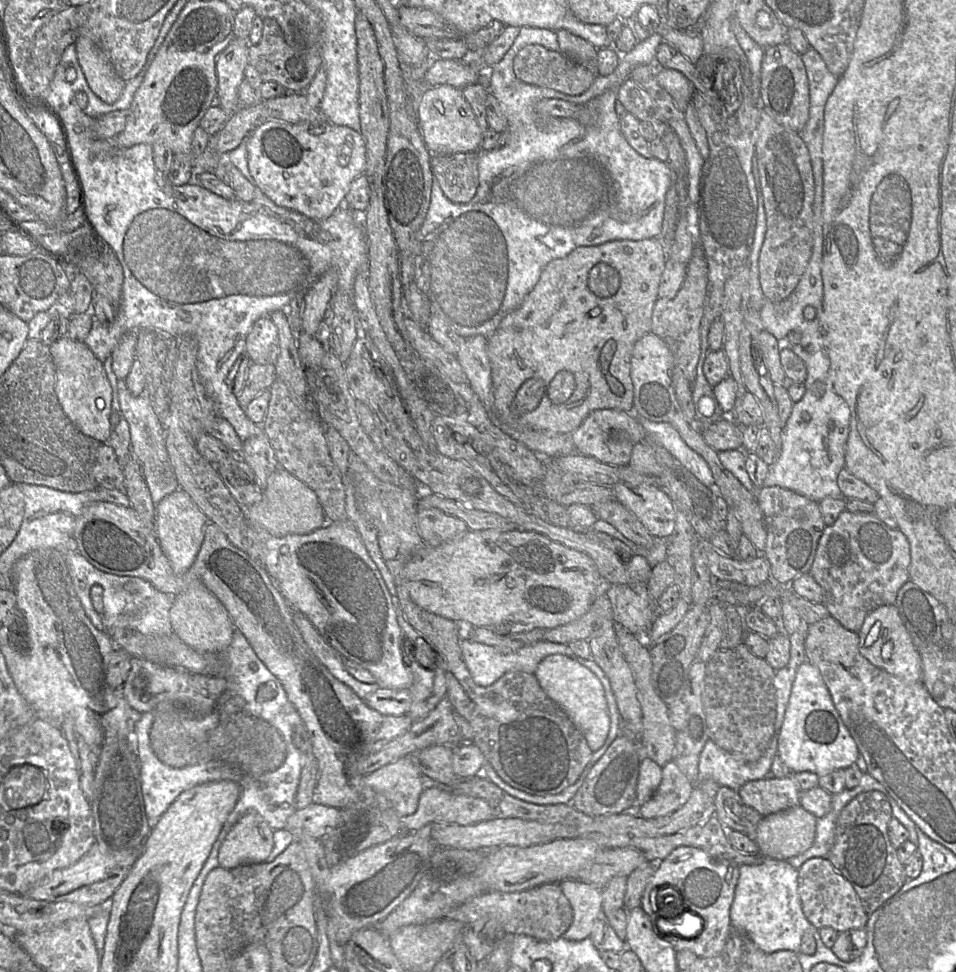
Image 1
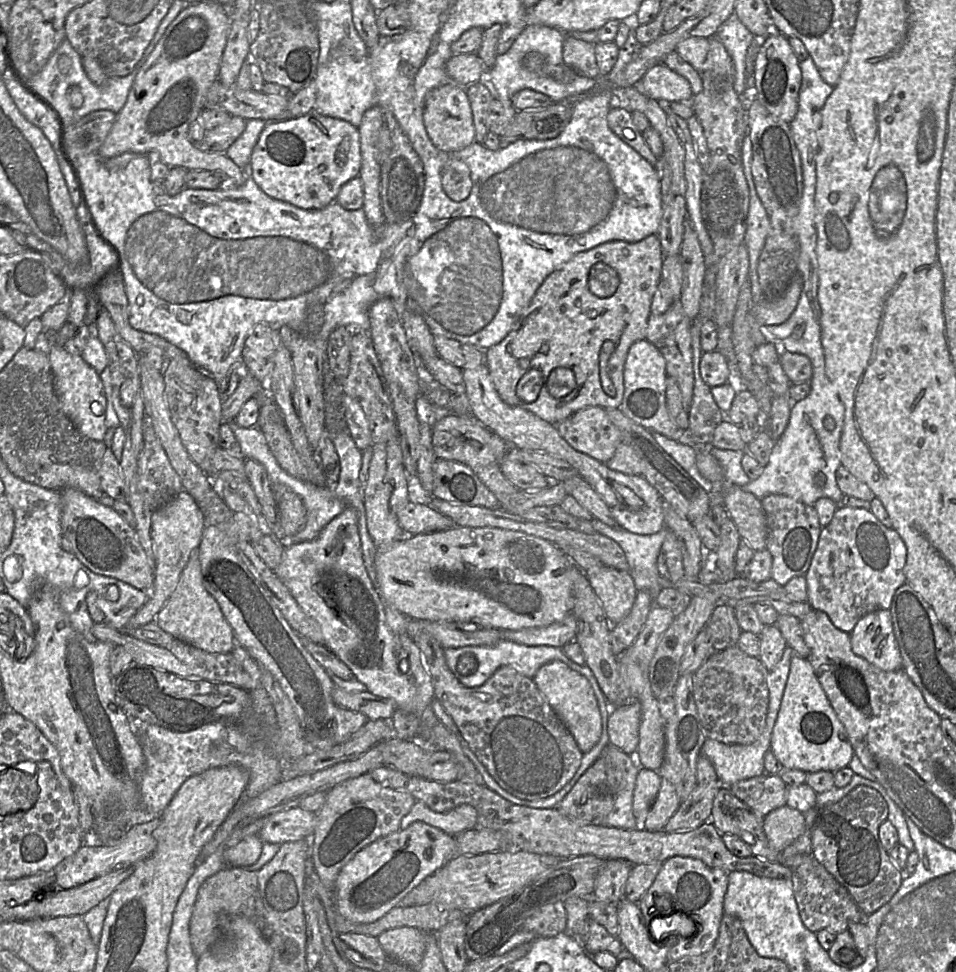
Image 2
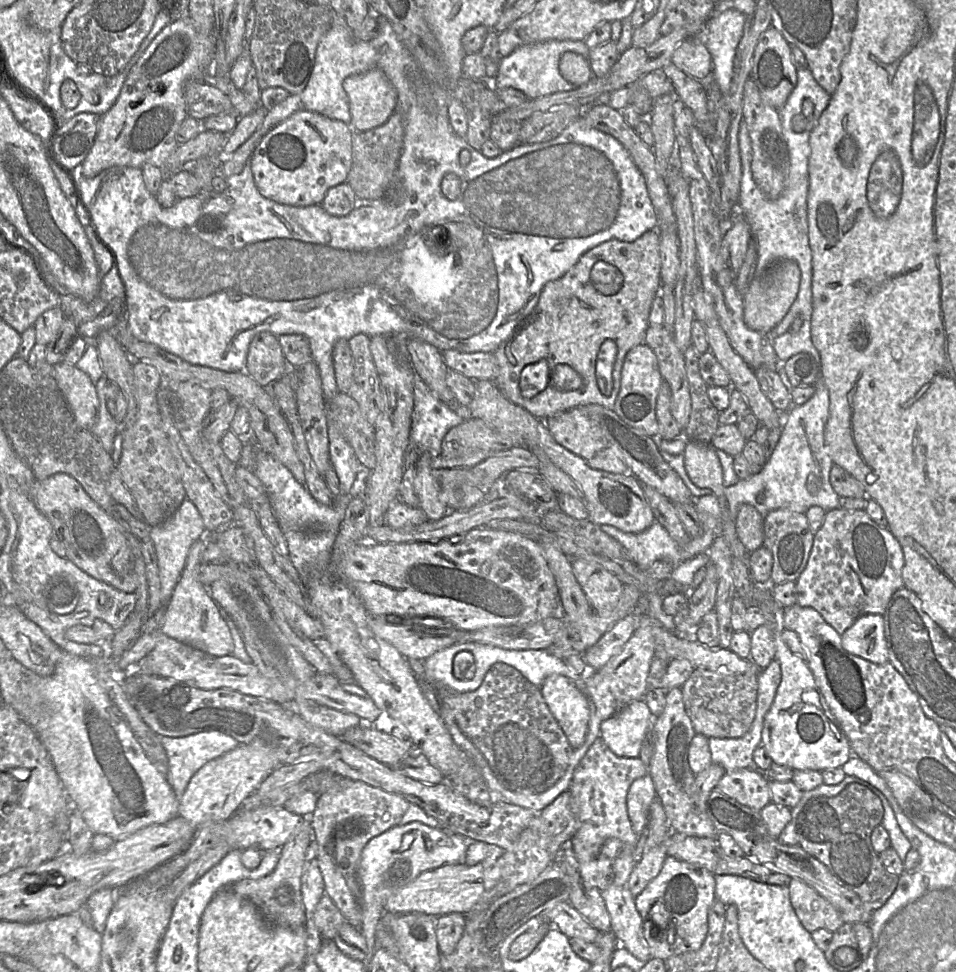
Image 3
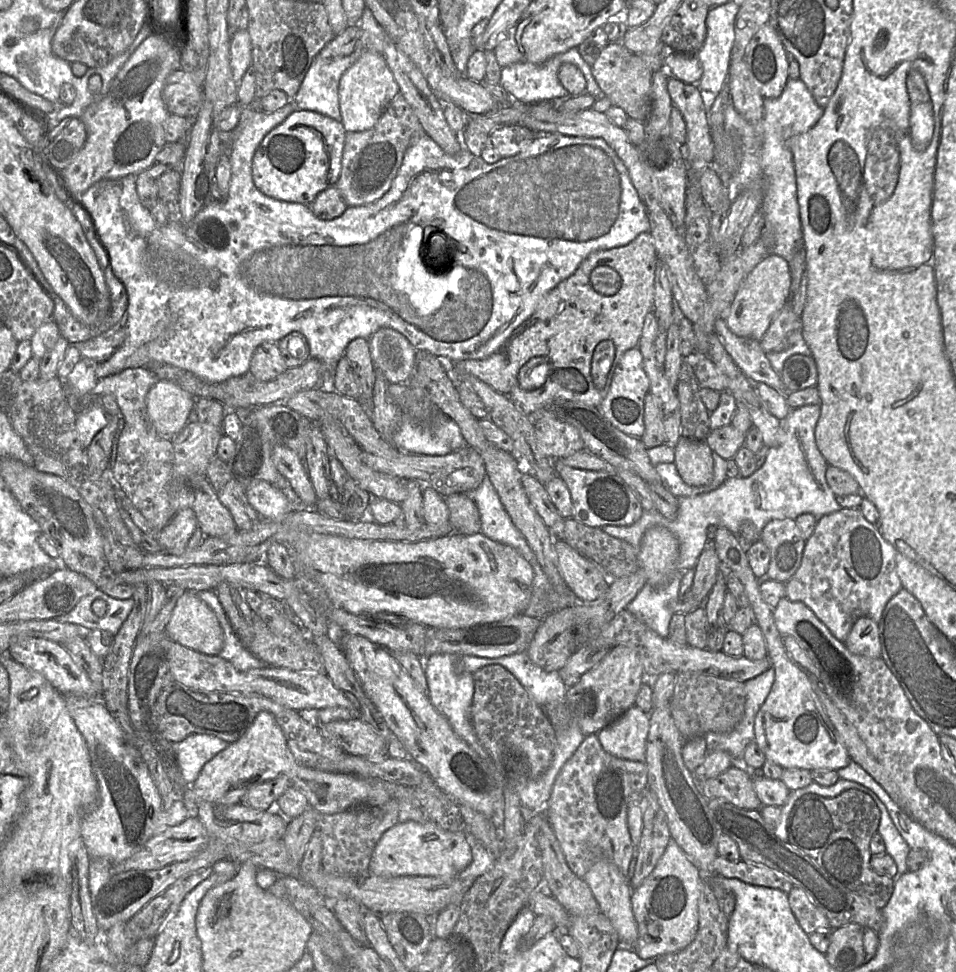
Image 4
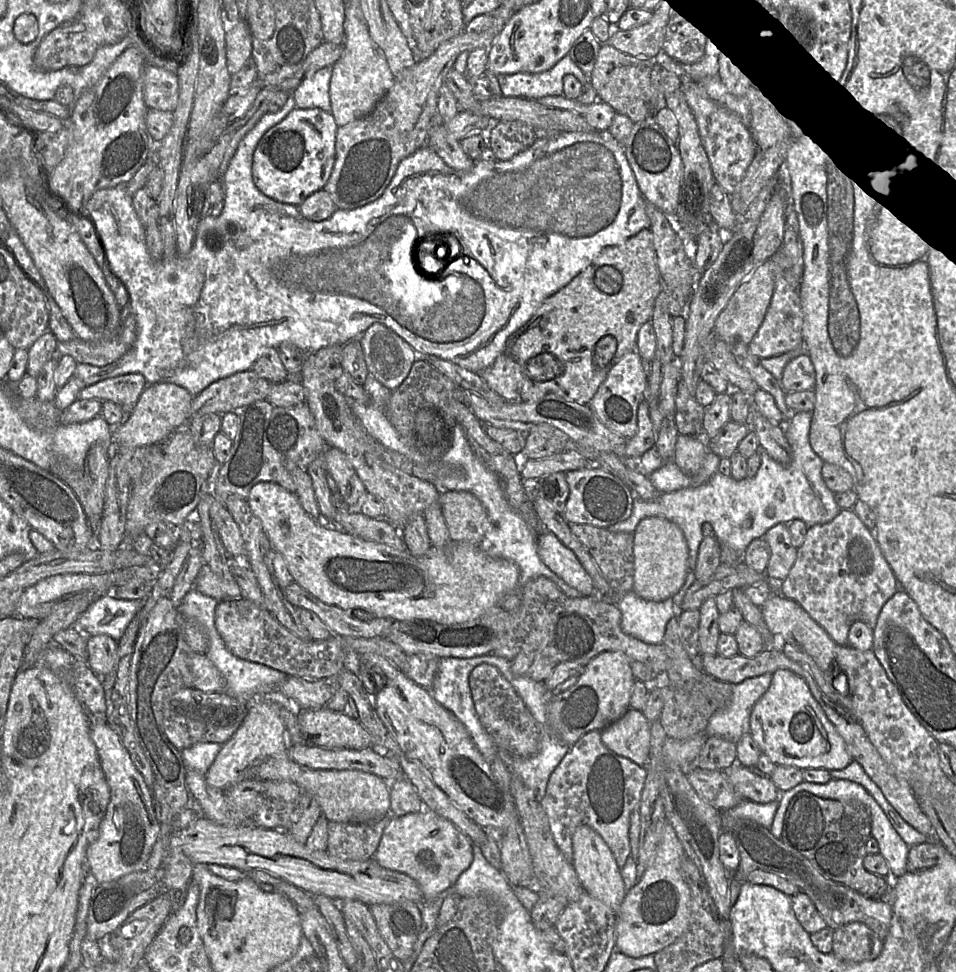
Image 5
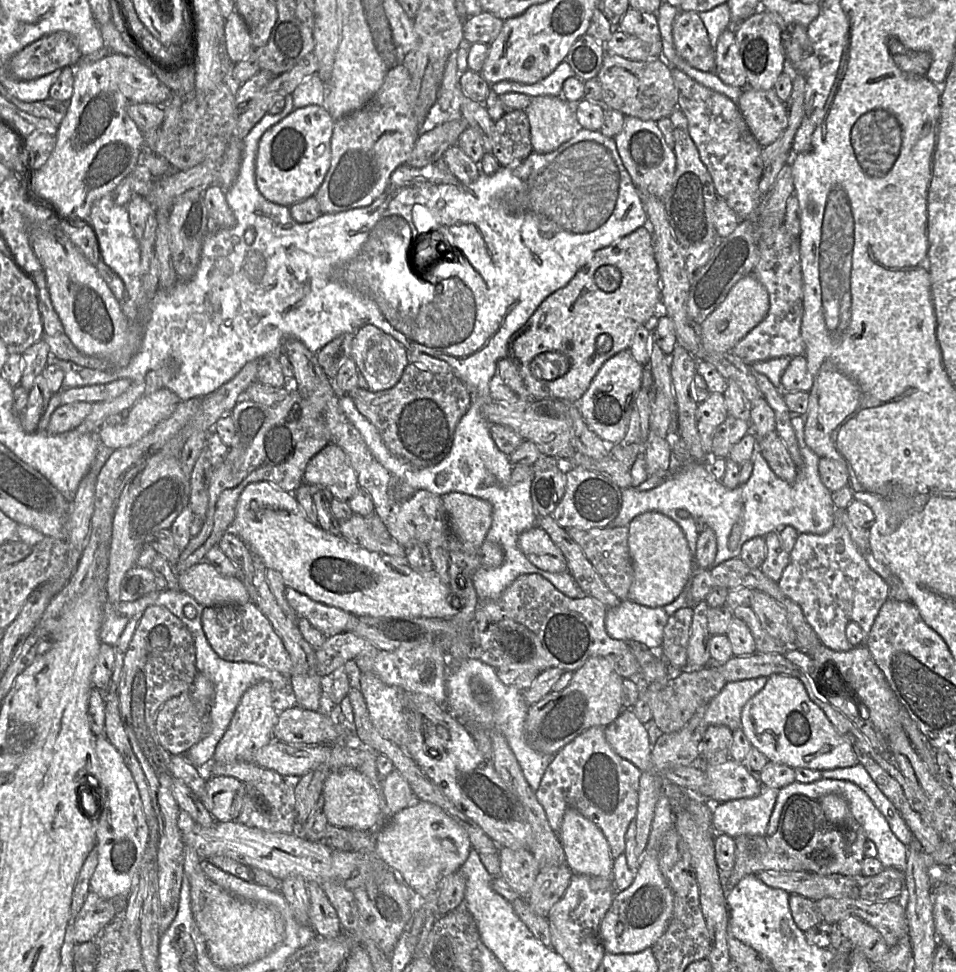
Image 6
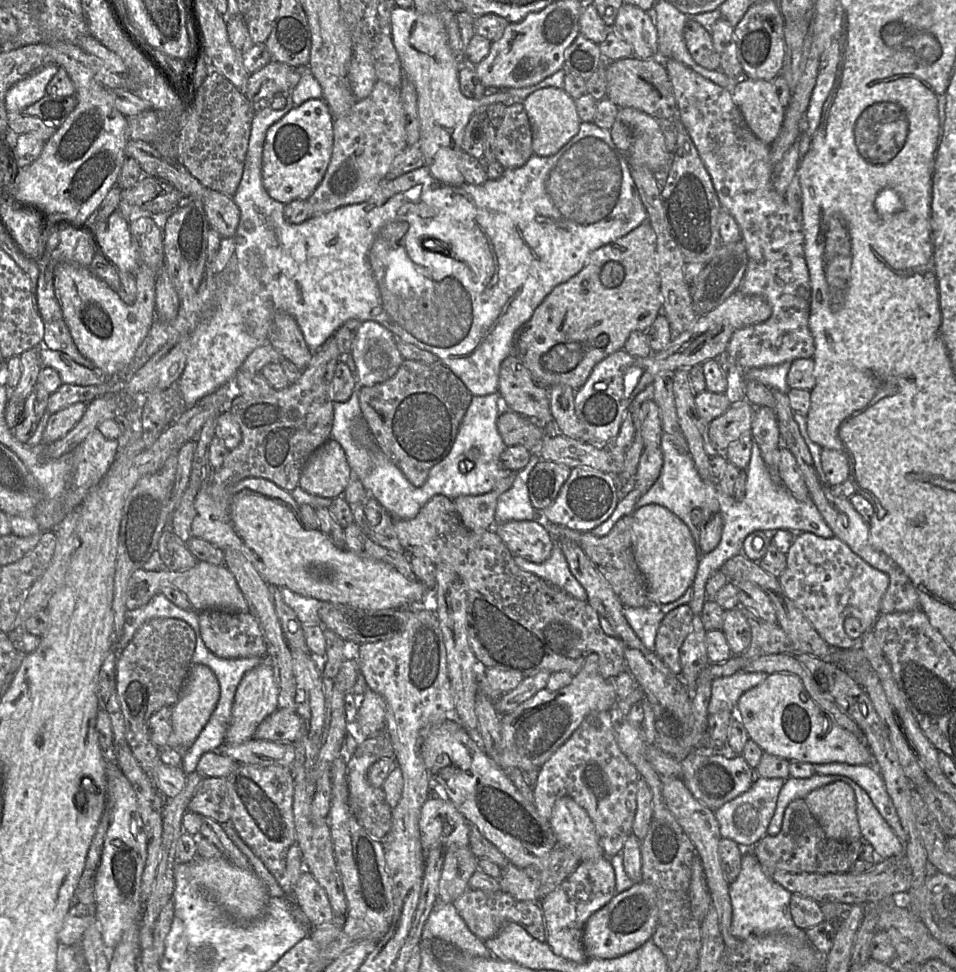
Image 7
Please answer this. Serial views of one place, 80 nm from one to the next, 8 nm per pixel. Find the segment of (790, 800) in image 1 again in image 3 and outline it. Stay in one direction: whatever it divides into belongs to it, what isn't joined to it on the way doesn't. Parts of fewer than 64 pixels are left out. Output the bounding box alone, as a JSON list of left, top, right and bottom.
[715,769,771,811]

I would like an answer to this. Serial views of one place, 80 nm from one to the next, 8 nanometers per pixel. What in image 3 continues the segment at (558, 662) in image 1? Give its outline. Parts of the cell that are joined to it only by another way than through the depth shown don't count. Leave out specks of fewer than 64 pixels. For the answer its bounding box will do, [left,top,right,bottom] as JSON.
[539,674,590,749]

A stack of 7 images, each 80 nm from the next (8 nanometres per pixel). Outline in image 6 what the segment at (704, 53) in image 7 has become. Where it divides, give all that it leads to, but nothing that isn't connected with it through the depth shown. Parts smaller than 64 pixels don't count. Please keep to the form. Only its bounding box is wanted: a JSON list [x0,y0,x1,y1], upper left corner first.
[673,11,715,72]

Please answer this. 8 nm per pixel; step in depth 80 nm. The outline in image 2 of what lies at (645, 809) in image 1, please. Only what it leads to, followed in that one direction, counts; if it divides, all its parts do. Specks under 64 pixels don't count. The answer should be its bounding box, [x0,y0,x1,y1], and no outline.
[639,779,680,831]

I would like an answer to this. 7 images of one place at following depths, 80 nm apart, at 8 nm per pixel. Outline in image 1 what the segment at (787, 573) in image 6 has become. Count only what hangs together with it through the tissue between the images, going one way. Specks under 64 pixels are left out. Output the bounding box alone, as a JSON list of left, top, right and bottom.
[808,510,910,632]

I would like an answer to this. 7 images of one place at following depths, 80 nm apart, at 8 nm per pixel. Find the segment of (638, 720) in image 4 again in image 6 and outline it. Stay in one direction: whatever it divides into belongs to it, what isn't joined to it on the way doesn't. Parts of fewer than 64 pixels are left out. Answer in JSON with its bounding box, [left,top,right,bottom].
[605,709,651,773]

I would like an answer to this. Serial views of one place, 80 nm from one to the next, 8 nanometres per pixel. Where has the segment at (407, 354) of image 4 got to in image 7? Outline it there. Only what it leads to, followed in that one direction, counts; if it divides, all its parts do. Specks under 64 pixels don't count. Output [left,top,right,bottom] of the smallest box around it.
[350,320,404,386]

